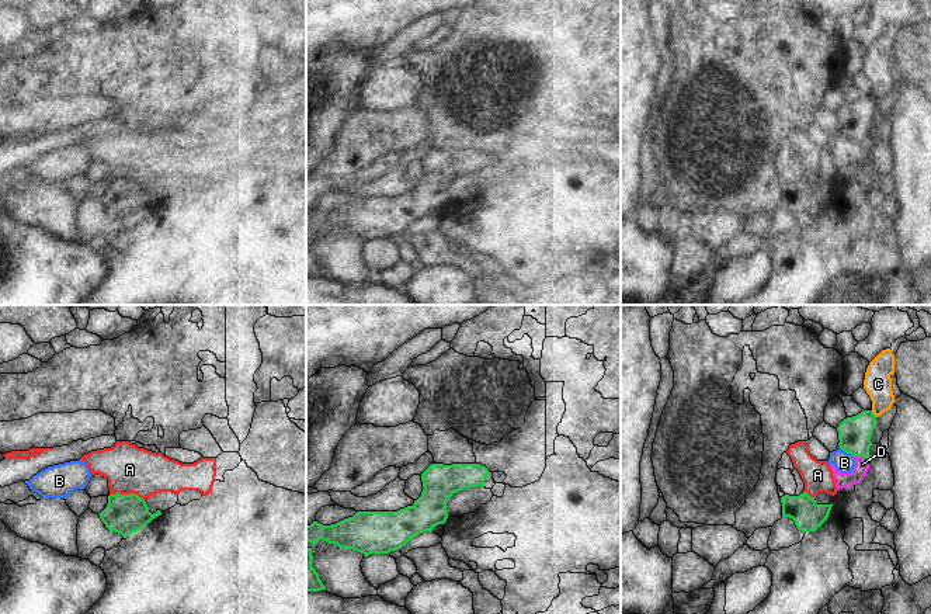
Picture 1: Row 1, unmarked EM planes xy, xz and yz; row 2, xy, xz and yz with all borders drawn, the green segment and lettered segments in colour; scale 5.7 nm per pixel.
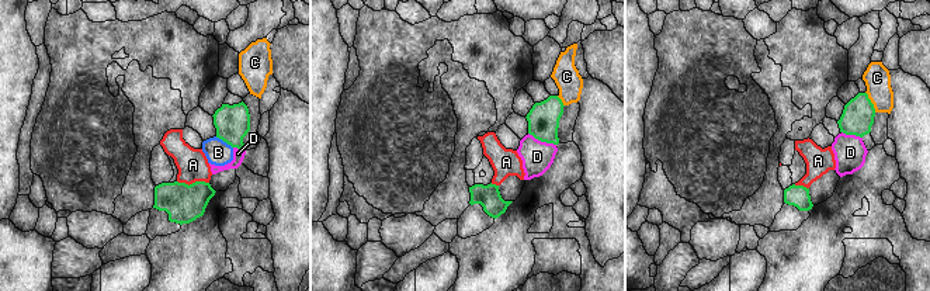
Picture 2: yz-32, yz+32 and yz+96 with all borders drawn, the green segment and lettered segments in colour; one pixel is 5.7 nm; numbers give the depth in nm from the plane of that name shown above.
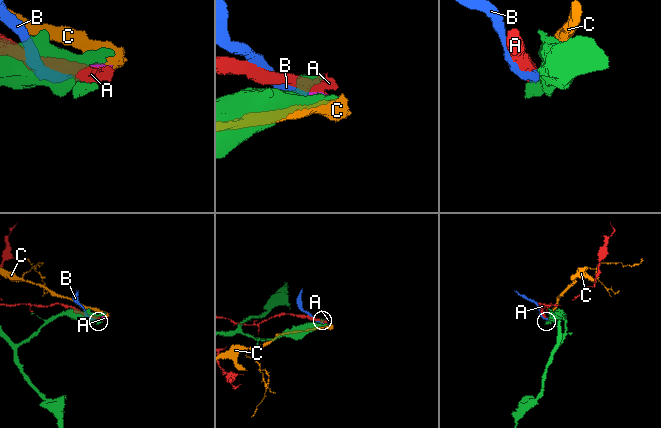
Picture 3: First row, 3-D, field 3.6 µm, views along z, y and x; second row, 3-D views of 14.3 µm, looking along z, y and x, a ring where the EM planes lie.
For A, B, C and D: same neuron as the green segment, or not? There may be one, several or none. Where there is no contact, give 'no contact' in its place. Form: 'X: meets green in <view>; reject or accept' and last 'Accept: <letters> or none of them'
A: meets green in xy; reject
B: meets green in yz; reject
C: meets green in yz; reject
D: meets green in yz; reject
Accept: none of them

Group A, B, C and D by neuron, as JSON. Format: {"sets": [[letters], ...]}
{"sets": [["A"], ["B", "D"], ["C"]]}

